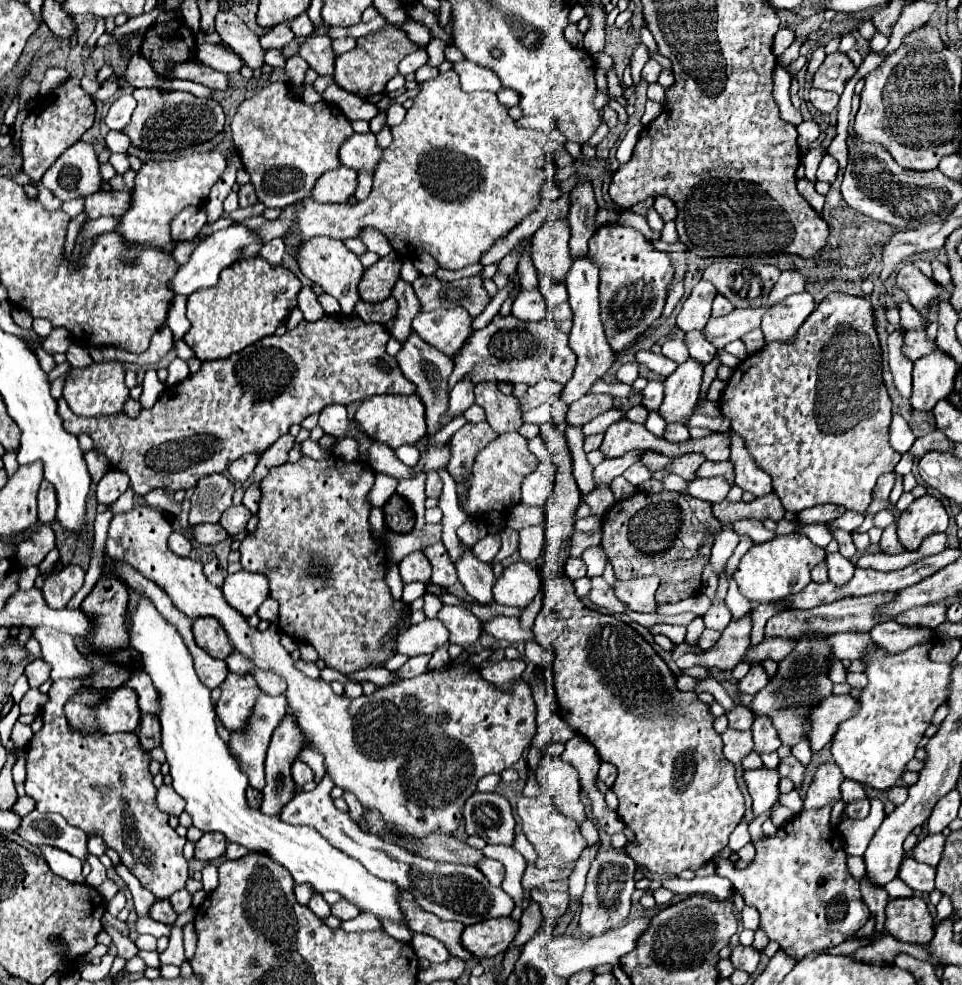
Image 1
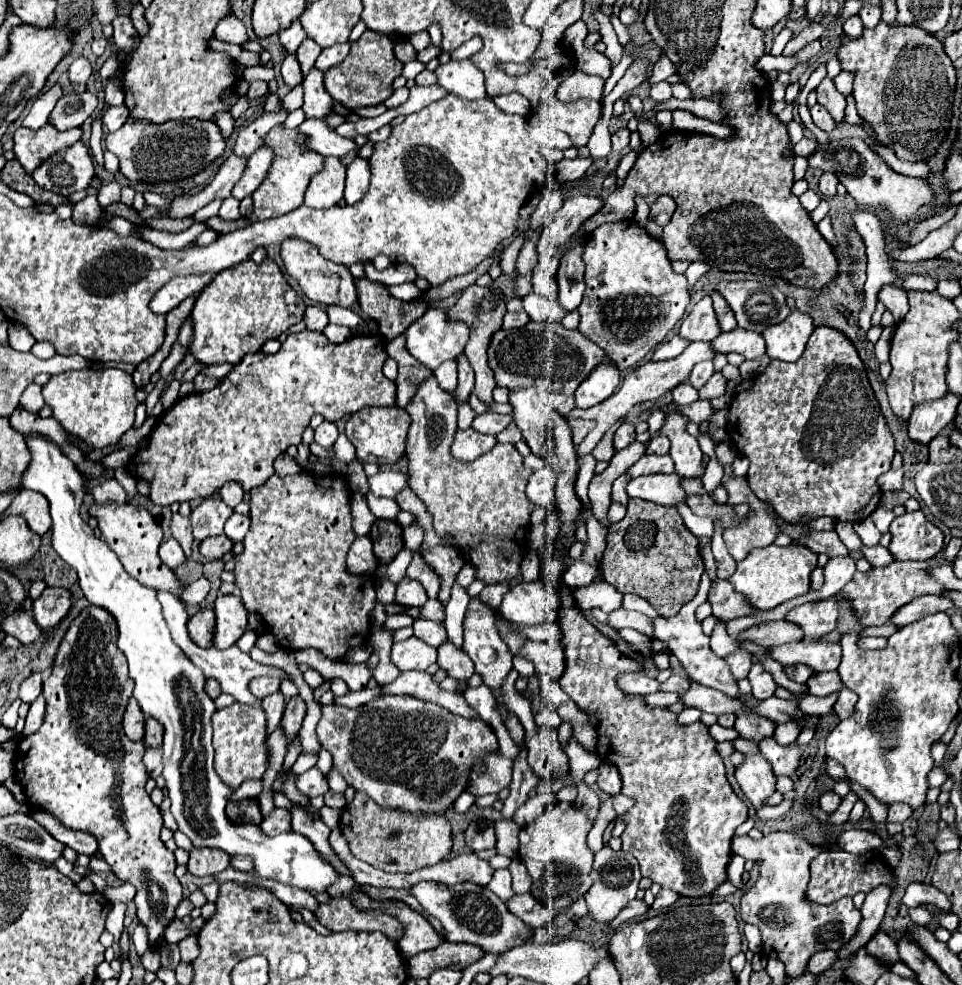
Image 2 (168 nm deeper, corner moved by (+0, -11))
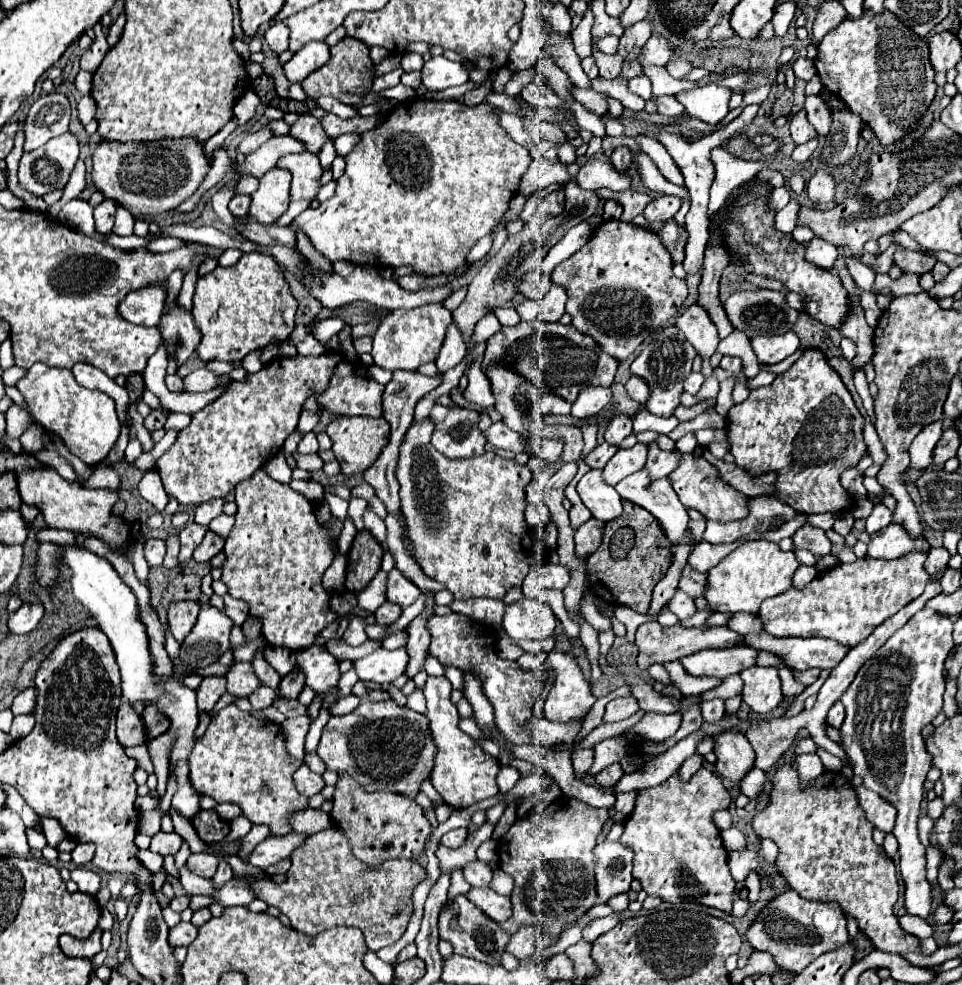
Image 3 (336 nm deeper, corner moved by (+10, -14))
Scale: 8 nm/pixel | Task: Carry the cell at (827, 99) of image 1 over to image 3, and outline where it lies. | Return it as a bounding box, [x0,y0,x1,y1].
[789,110,817,144]

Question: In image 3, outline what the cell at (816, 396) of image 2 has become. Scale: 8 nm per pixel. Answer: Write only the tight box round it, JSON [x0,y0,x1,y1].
[727,348,867,514]

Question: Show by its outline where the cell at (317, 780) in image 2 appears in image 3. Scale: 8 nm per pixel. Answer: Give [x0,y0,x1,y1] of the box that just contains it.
[293,764,325,798]

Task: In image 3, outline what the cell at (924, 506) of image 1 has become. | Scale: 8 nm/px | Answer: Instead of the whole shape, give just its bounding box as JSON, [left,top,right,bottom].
[867,522,929,560]

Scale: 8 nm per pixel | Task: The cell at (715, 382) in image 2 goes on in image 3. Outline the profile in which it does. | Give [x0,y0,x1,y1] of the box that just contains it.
[675,304,719,378]

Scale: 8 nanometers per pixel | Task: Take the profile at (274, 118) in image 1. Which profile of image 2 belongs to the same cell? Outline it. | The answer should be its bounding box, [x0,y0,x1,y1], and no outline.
[251,125,323,221]

